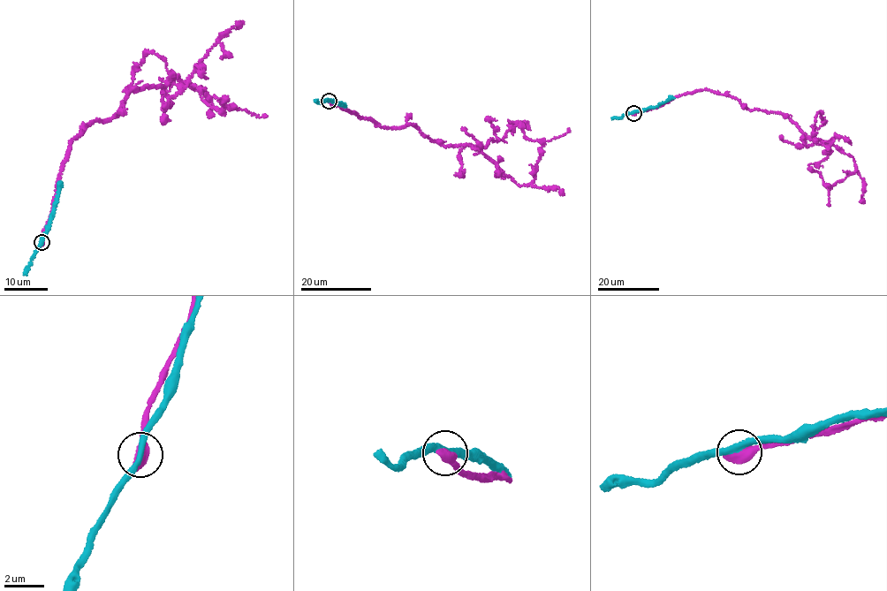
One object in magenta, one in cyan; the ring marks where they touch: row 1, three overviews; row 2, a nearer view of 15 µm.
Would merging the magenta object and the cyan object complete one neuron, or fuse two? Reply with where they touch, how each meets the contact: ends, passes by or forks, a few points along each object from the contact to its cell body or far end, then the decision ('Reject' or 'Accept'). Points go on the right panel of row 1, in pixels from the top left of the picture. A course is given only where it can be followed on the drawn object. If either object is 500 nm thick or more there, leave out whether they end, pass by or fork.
Place: (633, 113). Course of magenta: (633, 113), (681, 94), (728, 94), (748, 109), (788, 117), (856, 167), (830, 185), (813, 163). Course of cyan: (633, 113), (652, 108), (672, 96). Reject

